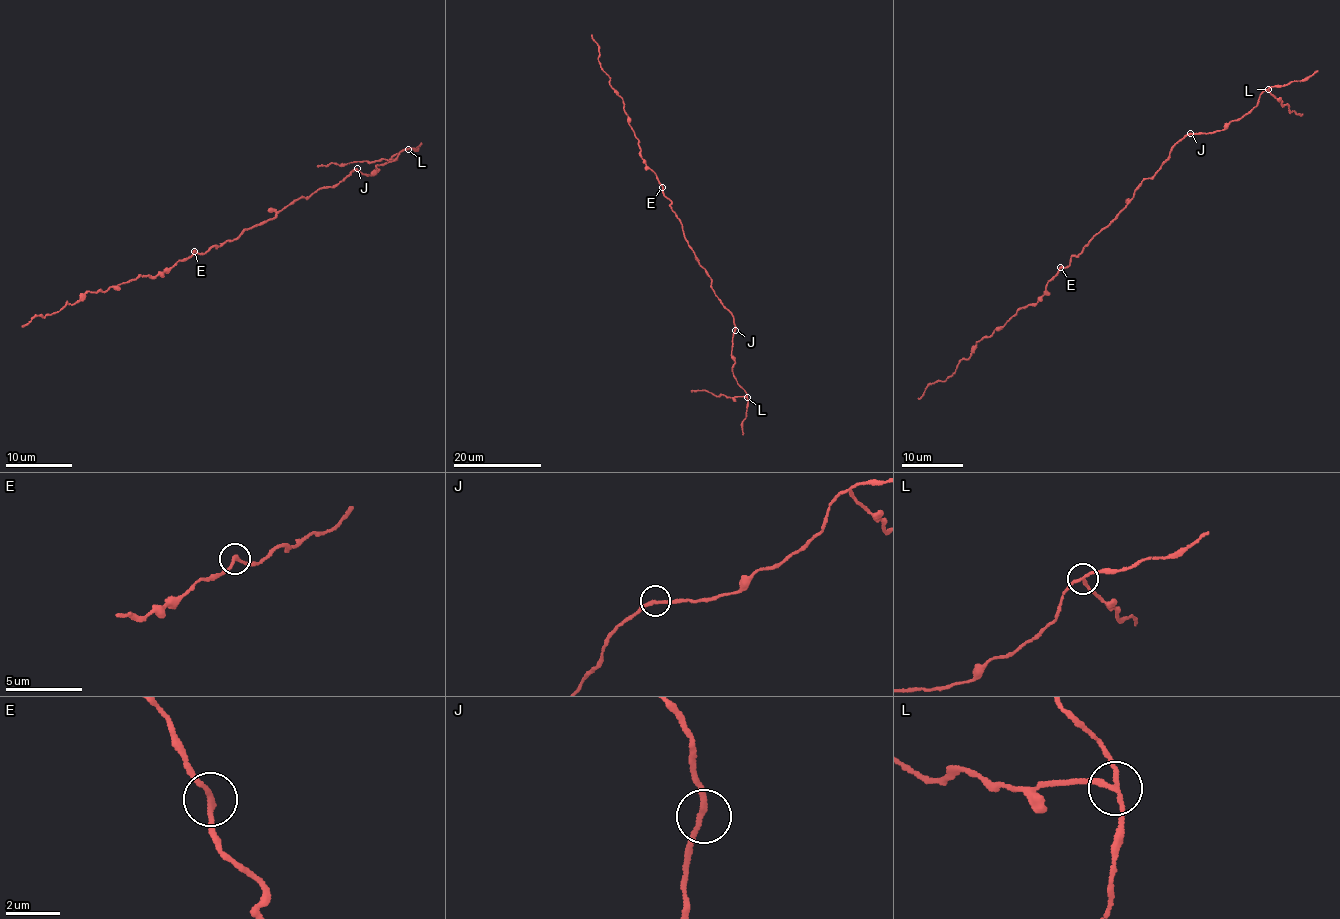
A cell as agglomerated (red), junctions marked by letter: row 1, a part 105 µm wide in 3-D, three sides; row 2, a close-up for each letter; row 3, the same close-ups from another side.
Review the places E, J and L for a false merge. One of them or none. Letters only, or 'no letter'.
L

